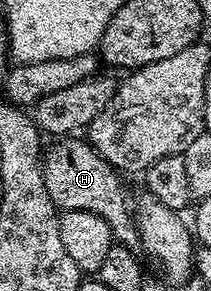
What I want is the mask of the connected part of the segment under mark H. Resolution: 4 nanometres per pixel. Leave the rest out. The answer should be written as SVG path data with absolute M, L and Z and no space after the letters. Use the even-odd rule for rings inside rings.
M59 137L51 148L41 155L45 189L60 212L88 211L97 213L111 227L112 236L122 246L132 249L140 246L139 229L133 214L133 203L127 200L127 187L123 184L124 176L110 163L105 162L99 151L83 137Z

